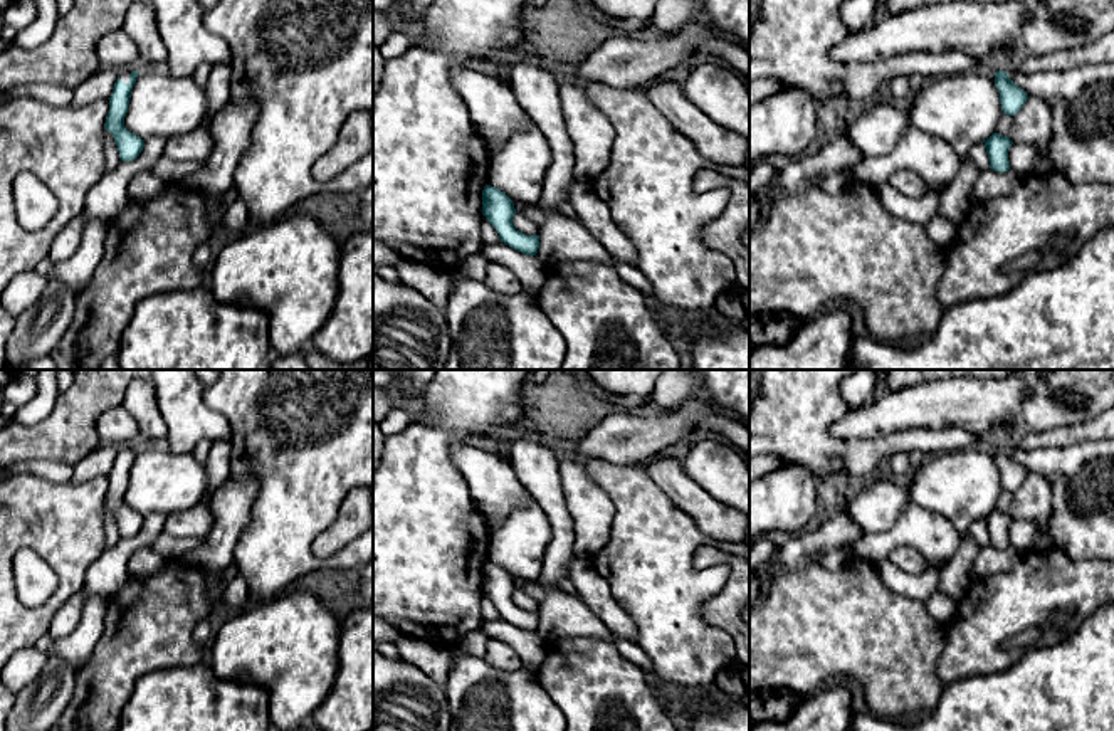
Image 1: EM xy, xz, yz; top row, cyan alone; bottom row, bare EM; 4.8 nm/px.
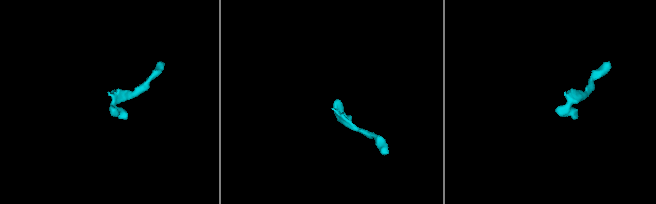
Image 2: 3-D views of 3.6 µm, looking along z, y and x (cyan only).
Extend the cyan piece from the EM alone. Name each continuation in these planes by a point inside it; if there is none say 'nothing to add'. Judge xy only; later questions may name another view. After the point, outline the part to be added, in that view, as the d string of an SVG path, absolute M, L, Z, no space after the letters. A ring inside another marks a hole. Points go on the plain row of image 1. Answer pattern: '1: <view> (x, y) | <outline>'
1: xy (116, 427) | M123 405L106 410L97 418L96 430L99 444L114 447L126 460L129 459L129 450L143 444L138 423Z

